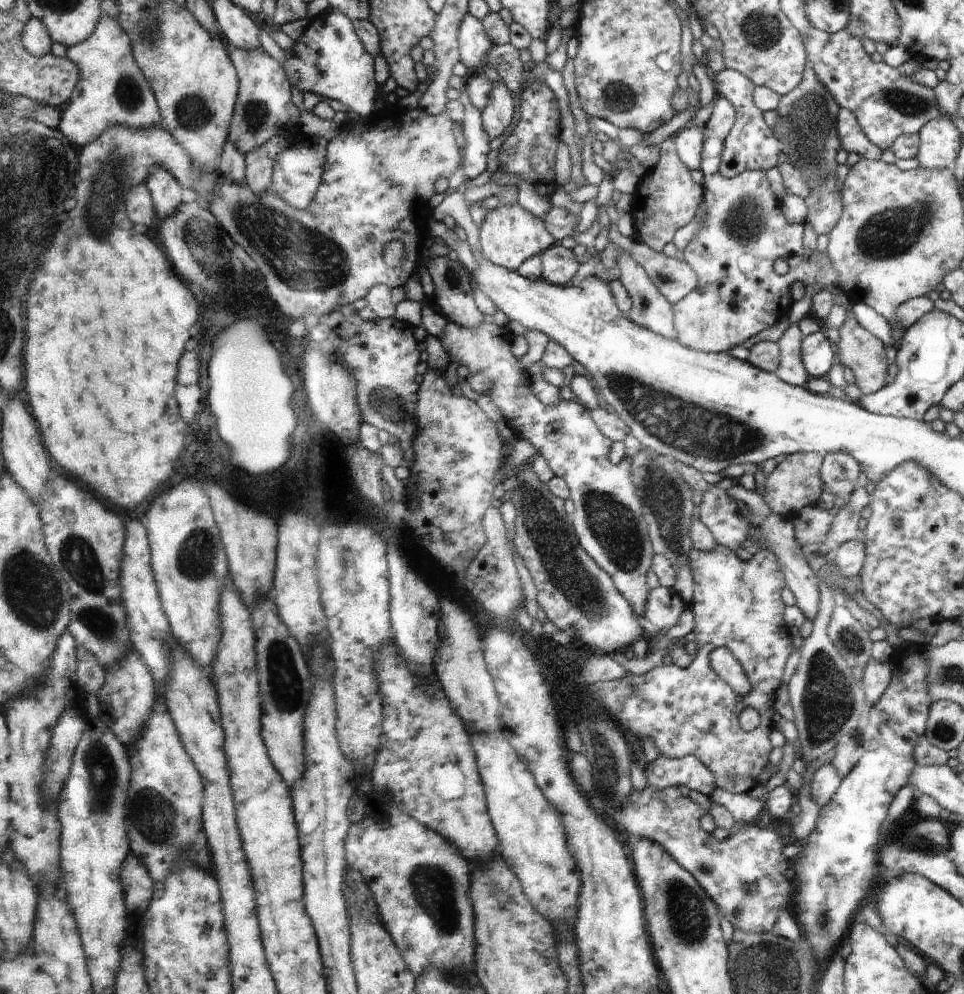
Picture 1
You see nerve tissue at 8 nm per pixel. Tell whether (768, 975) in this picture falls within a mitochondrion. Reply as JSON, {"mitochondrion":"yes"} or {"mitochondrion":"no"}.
{"mitochondrion":"yes"}

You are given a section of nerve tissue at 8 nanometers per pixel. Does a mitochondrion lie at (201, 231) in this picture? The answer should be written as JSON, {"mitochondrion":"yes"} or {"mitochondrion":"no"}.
{"mitochondrion":"yes"}

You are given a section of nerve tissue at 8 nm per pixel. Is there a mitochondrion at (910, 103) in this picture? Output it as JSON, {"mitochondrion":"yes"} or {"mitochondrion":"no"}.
{"mitochondrion":"yes"}

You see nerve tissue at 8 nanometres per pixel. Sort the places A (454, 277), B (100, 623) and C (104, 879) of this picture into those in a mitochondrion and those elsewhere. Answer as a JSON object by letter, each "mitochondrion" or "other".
{"A":"mitochondrion","B":"mitochondrion","C":"other"}

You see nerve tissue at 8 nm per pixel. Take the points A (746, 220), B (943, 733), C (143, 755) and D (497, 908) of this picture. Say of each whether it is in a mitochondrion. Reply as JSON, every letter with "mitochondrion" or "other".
{"A":"mitochondrion","B":"mitochondrion","C":"other","D":"other"}

